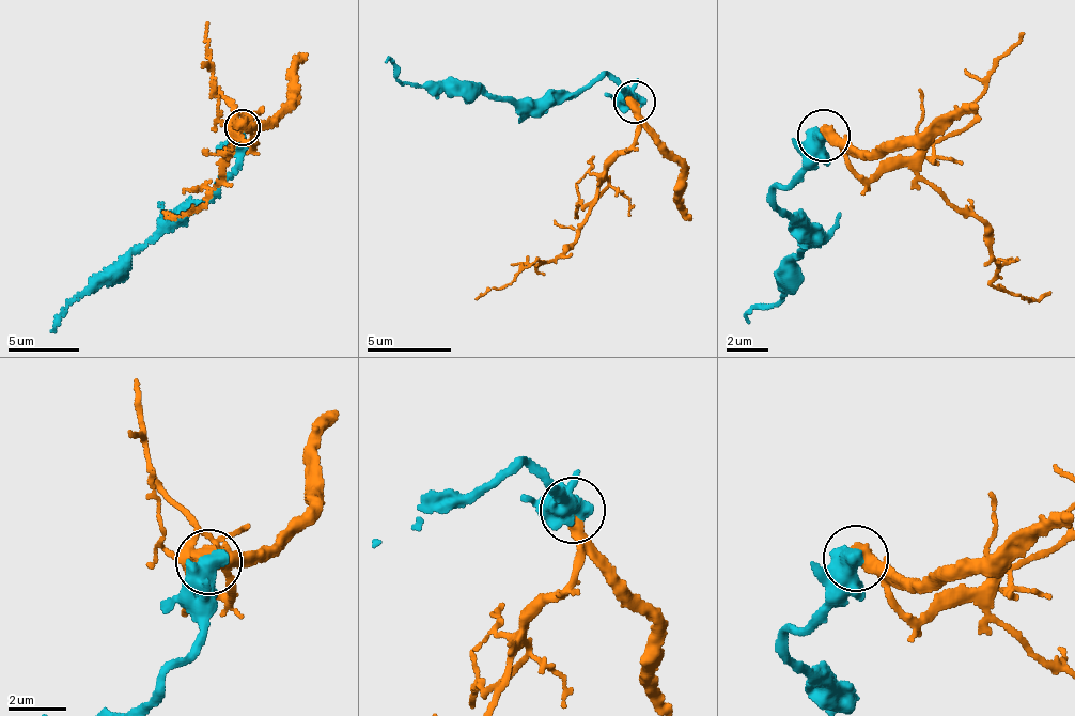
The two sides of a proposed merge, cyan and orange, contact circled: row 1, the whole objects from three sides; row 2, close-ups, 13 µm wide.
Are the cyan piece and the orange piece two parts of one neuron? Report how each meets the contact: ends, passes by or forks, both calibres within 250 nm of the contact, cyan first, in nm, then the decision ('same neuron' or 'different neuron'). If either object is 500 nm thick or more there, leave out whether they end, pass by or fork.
800/550 nm | different neuron

